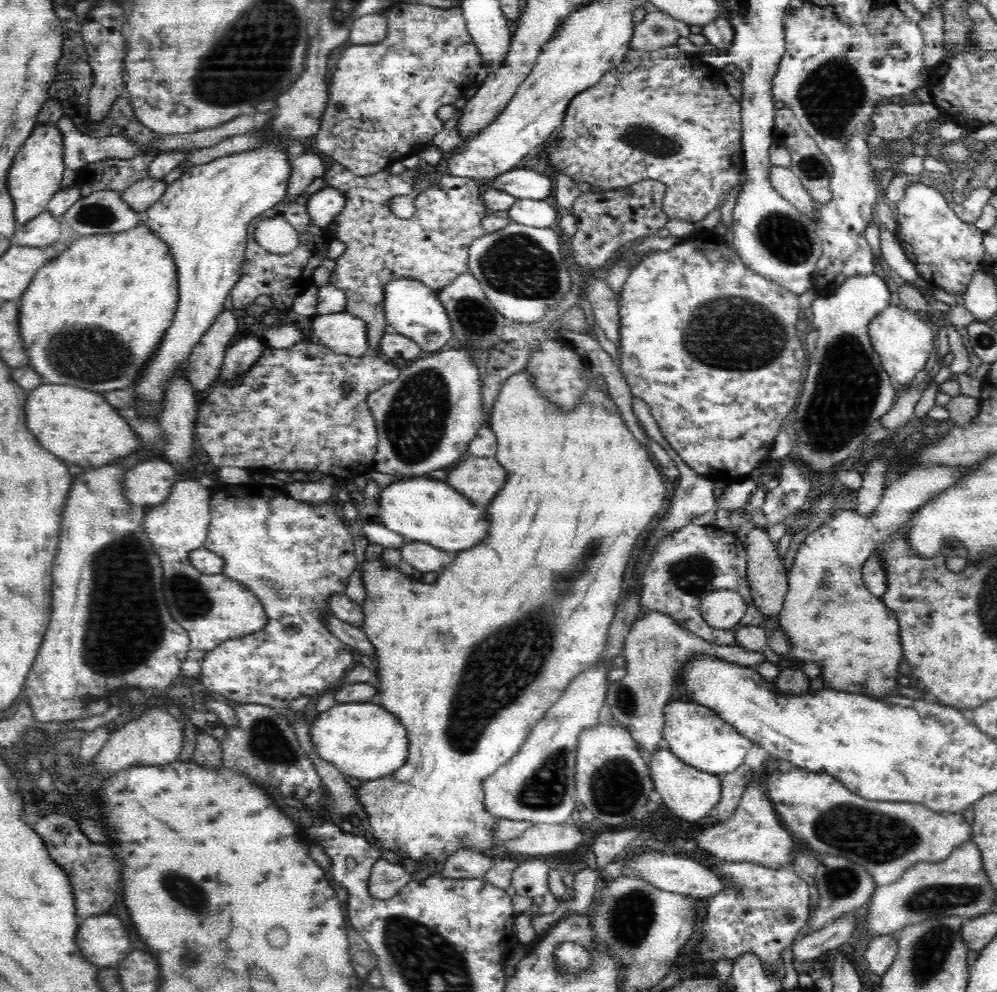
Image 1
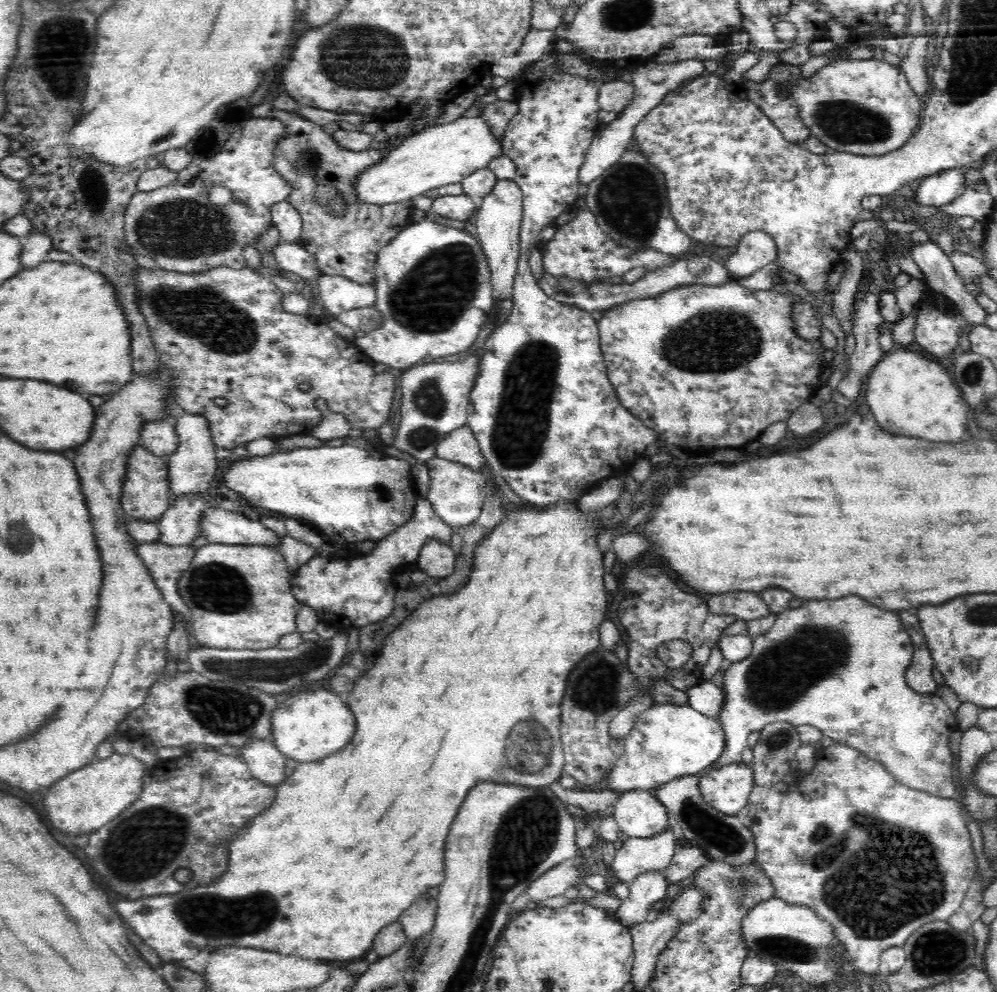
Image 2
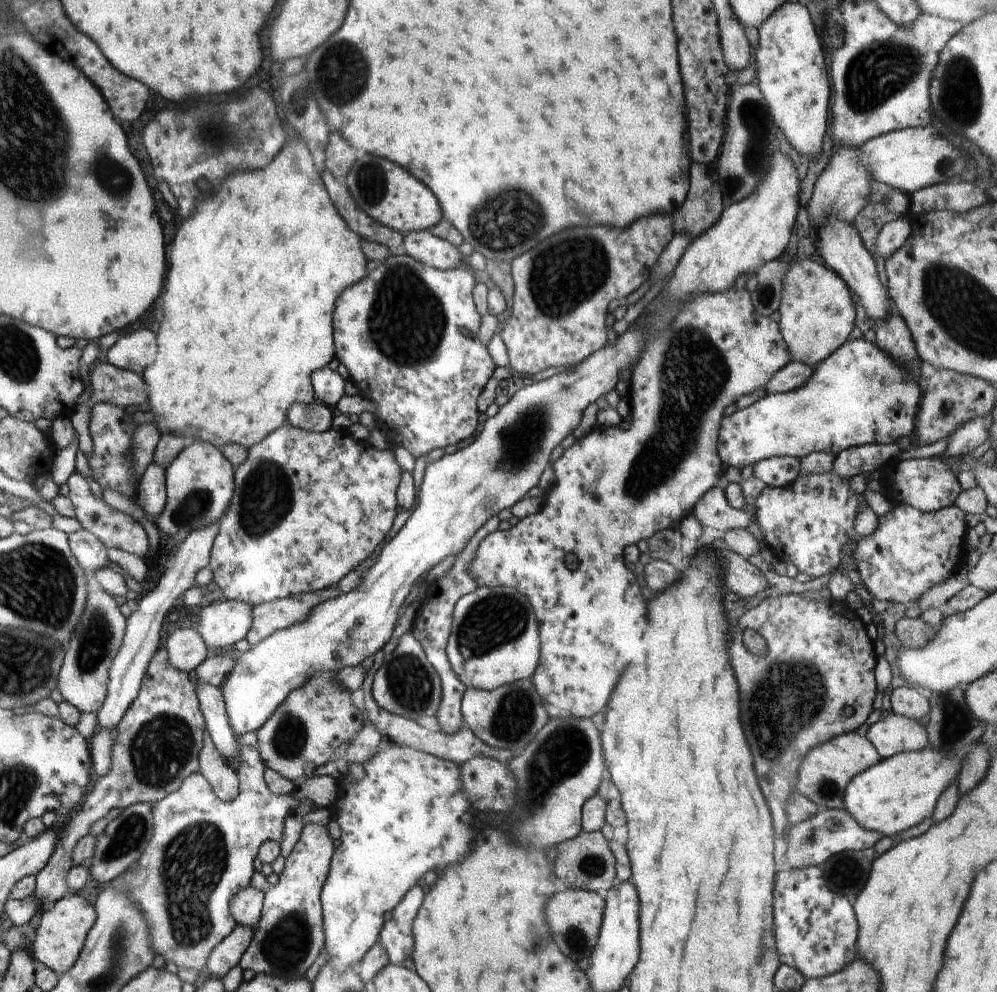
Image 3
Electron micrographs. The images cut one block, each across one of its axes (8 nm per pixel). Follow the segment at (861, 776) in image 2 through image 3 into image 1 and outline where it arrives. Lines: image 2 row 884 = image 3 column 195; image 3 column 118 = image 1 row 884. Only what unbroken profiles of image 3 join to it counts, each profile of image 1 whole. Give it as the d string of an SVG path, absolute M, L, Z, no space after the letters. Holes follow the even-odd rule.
M792 766L792 770L788 772L775 771L765 776L763 785L768 790L766 795L770 798L781 822L806 851L818 856L838 856L855 862L866 869L877 886L896 882L914 862L940 862L948 858L964 841L971 839L973 826L967 813L962 813L962 816L960 814L942 816L928 810L926 806L916 806L908 802L862 800L860 796L848 792L840 781L828 773L812 773Z

